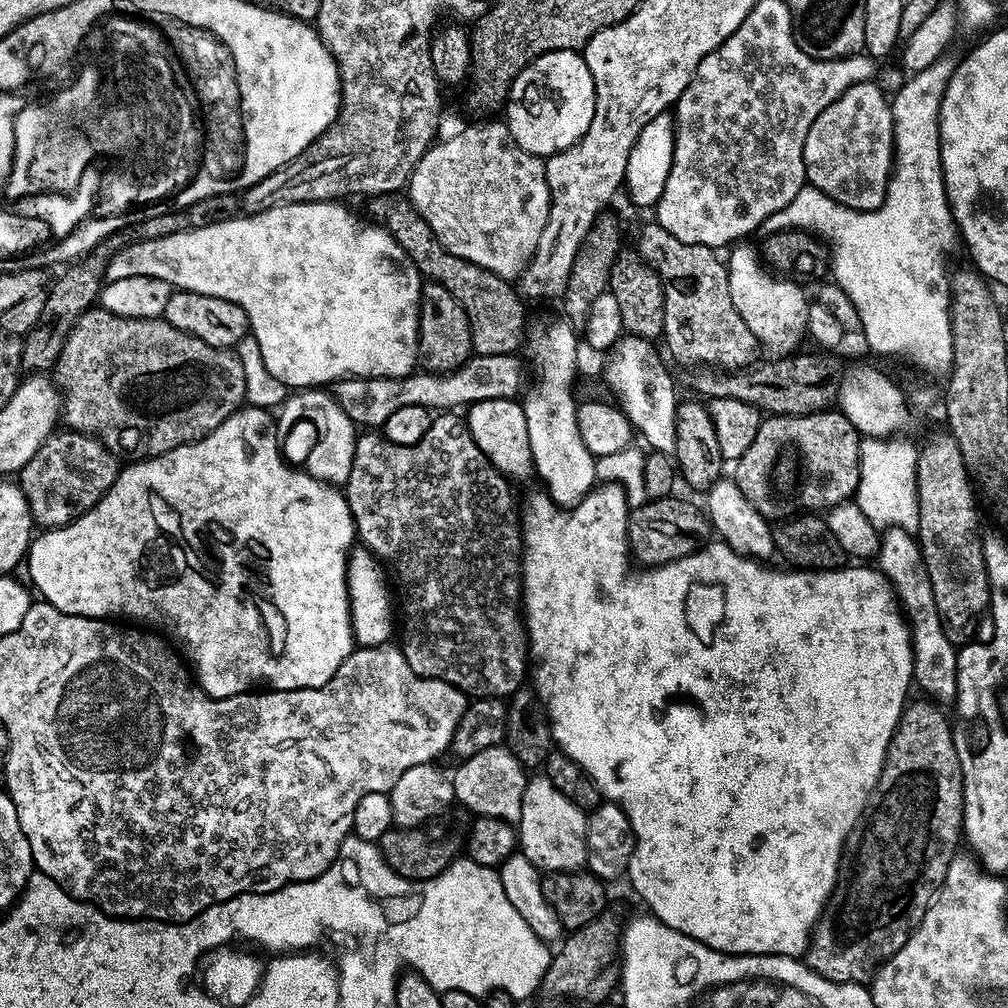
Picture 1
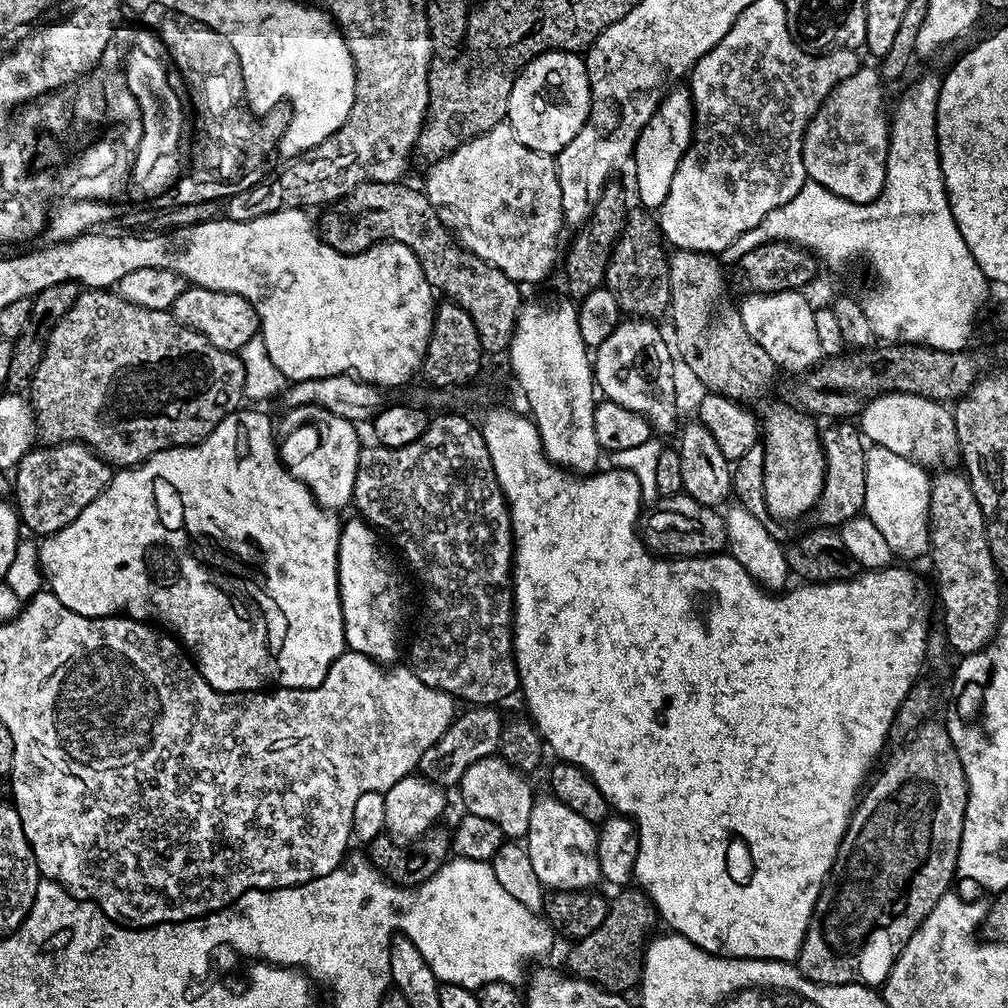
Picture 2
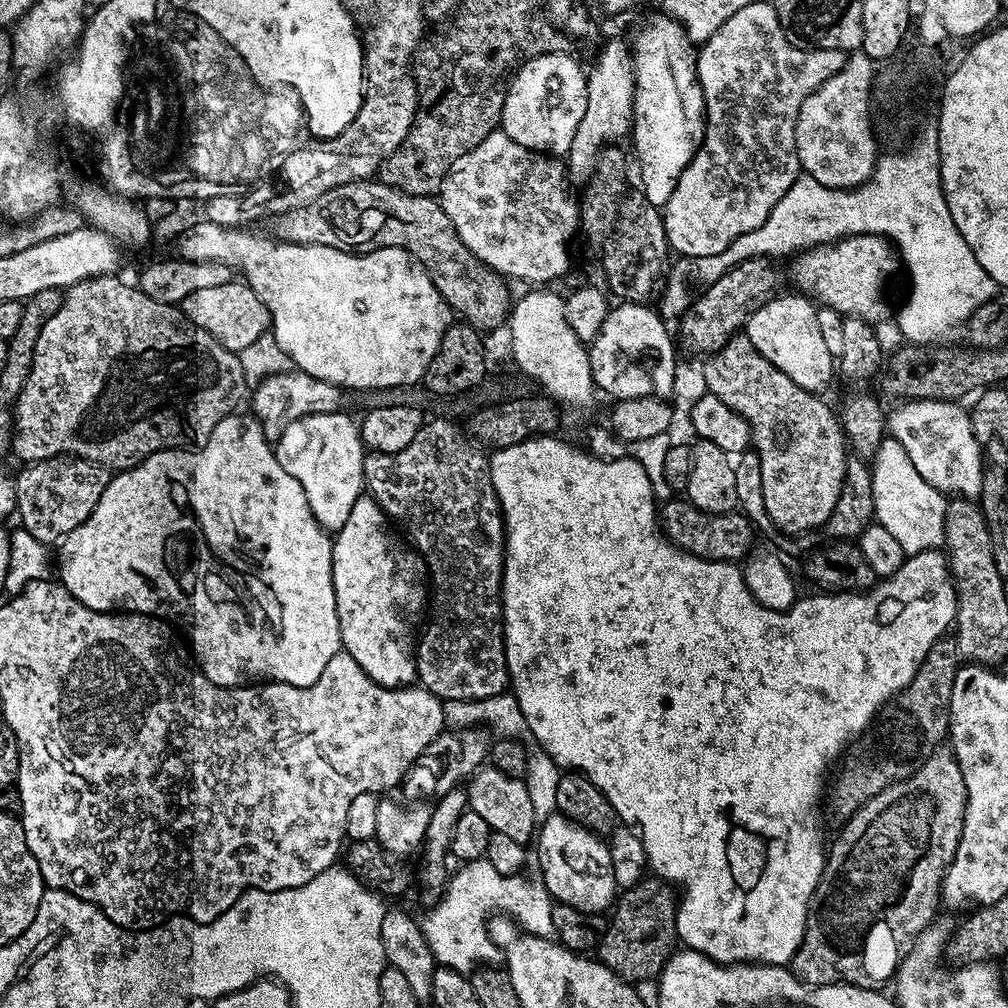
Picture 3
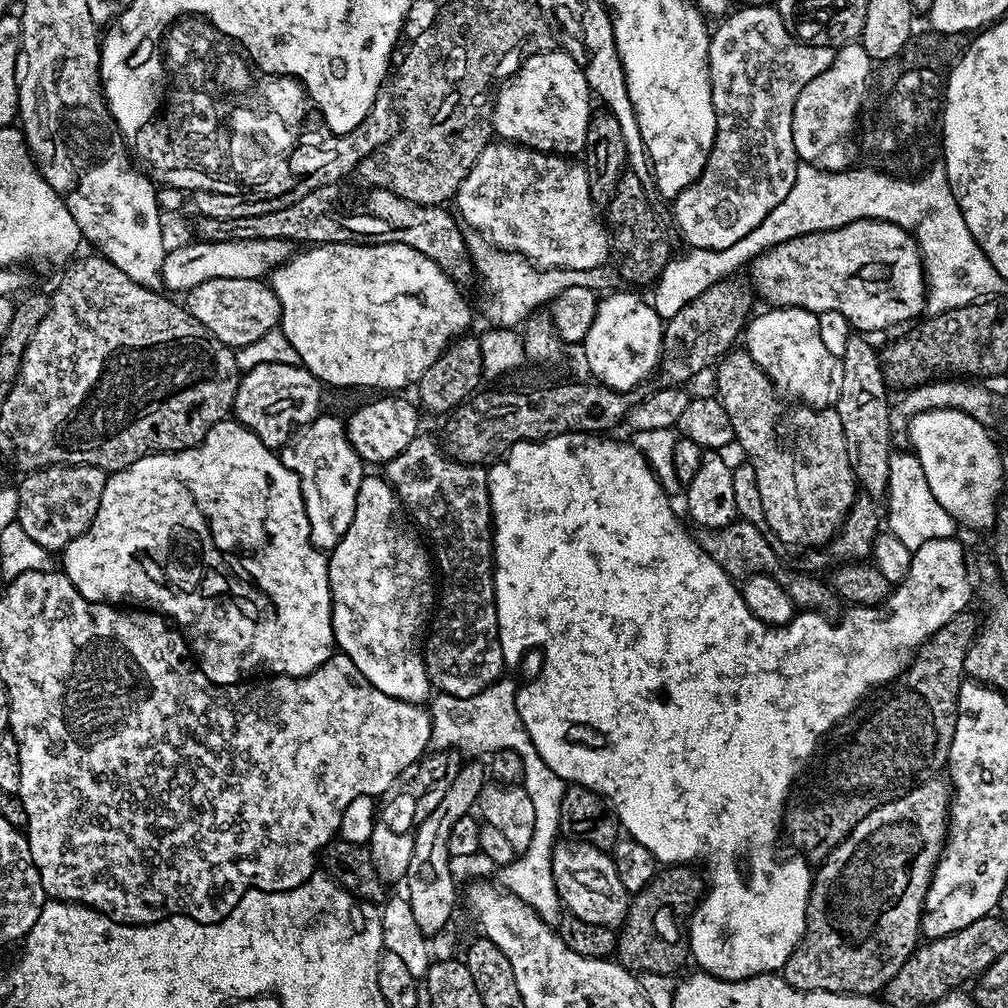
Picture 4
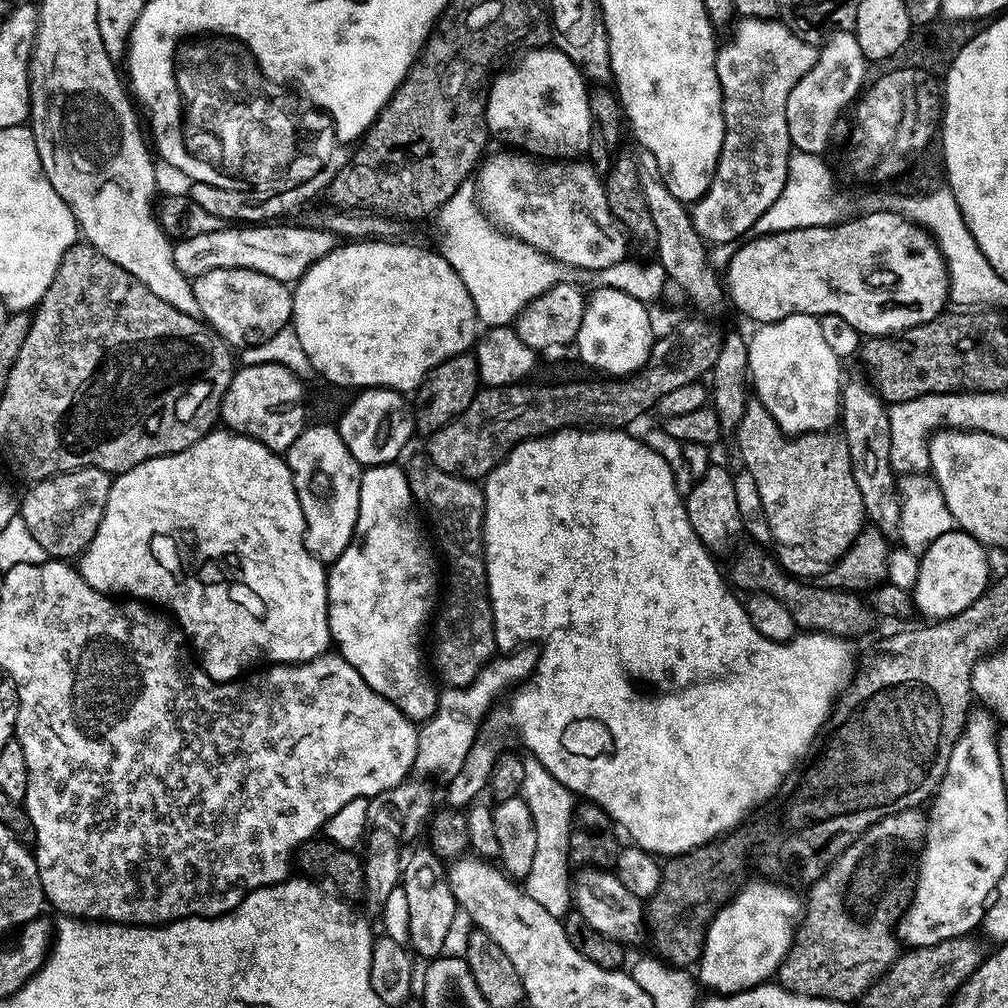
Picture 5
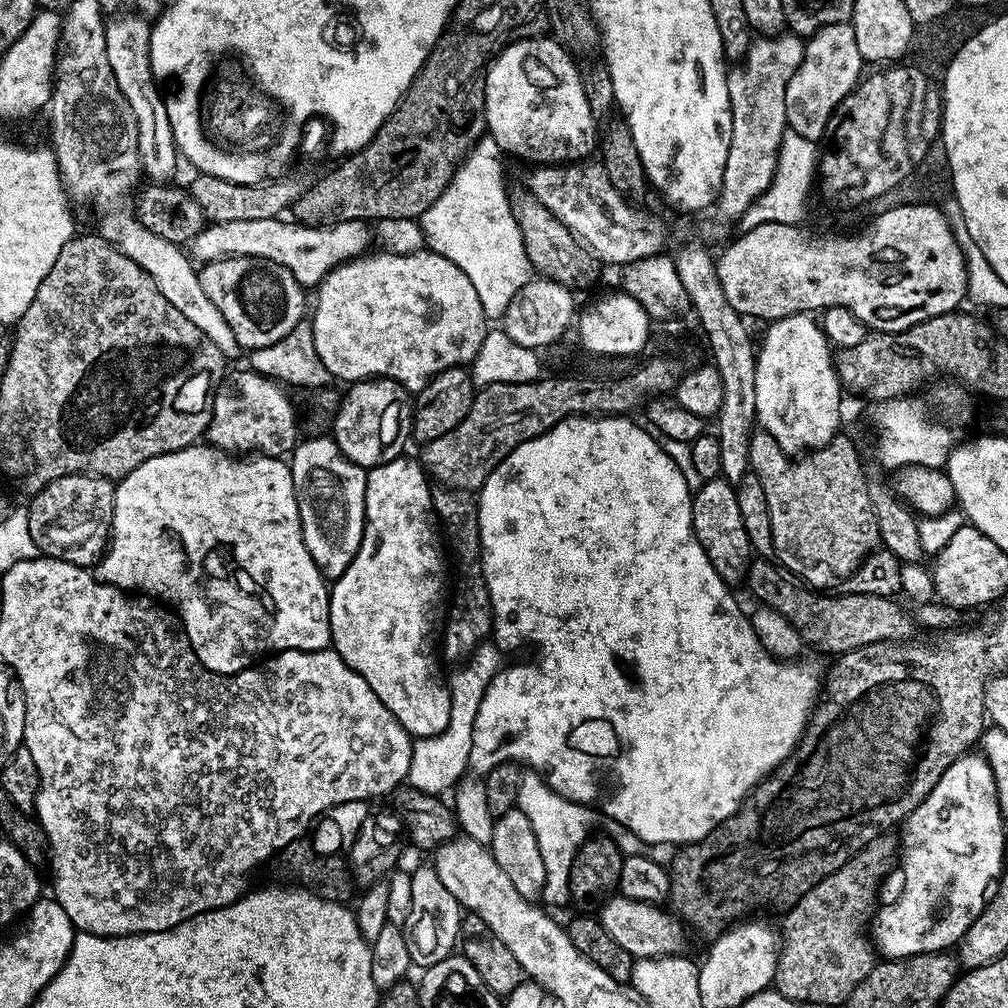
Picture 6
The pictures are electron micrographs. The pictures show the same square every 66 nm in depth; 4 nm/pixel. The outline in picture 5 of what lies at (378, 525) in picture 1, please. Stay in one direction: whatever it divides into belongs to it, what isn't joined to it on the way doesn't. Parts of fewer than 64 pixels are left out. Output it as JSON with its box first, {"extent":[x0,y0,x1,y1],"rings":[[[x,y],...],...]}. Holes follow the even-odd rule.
{"extent":[407,458,498,688],"rings":[[[421,458],[421,460],[416,460],[412,464],[412,468],[407,469],[408,481],[412,487],[412,495],[417,503],[417,505],[423,506],[424,504],[428,507],[428,516],[432,519],[432,528],[436,531],[436,536],[440,539],[440,548],[444,551],[444,556],[448,559],[448,564],[452,569],[449,570],[448,576],[452,581],[448,584],[448,593],[443,593],[442,603],[438,608],[438,615],[434,620],[434,628],[436,624],[436,641],[433,642],[432,648],[430,644],[430,656],[436,659],[436,668],[435,671],[438,673],[440,671],[439,679],[443,681],[445,685],[454,687],[454,688],[464,688],[470,682],[474,682],[474,678],[481,670],[484,669],[486,665],[493,660],[497,655],[498,649],[496,646],[496,635],[494,634],[494,618],[492,617],[492,599],[488,593],[488,579],[486,578],[486,562],[484,561],[484,490],[483,487],[477,481],[467,480],[465,476],[455,476],[454,474],[446,474],[441,470],[437,464],[432,463],[431,460],[427,458]]]}

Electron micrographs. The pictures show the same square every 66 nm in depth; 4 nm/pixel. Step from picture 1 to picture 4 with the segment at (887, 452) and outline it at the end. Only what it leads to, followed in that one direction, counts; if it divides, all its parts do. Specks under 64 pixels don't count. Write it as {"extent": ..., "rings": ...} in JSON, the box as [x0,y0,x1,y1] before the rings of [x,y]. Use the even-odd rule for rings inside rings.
{"extent":[886,450,956,553],"rings":[[[905,450],[893,451],[890,458],[890,478],[888,479],[888,512],[886,508],[886,524],[888,530],[905,543],[912,553],[921,548],[922,544],[934,538],[953,537],[956,521],[930,491],[926,474],[922,471],[915,453]]]}

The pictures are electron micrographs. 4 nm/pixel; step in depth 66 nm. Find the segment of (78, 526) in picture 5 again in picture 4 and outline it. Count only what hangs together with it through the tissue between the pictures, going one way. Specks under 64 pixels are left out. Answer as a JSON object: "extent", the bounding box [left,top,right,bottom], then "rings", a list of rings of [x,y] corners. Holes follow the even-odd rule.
{"extent":[16,464,109,554],"rings":[[[55,464],[27,473],[18,484],[16,523],[38,542],[38,546],[53,554],[59,553],[94,522],[108,478],[109,473],[85,464]]]}

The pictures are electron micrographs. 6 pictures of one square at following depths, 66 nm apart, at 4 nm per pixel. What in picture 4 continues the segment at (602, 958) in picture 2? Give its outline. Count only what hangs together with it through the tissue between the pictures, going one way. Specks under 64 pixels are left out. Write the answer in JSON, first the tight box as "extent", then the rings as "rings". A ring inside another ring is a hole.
{"extent":[614,864,706,976],"rings":[[[686,864],[661,867],[656,877],[629,899],[628,913],[618,929],[614,953],[623,968],[633,974],[653,972],[672,976],[684,963],[689,963],[686,917],[706,891],[705,877],[694,869]]]}

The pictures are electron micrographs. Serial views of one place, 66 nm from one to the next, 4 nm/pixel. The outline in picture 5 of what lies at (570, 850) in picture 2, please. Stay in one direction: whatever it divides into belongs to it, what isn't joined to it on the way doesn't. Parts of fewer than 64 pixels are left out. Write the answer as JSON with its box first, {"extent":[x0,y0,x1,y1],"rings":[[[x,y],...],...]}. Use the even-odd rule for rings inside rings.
{"extent":[572,866,646,946],"rings":[[[584,866],[574,876],[572,898],[575,911],[580,913],[598,934],[606,934],[606,938],[614,938],[620,944],[631,946],[646,936],[646,904],[641,897],[630,894],[622,882],[618,882],[615,871],[603,868]]]}

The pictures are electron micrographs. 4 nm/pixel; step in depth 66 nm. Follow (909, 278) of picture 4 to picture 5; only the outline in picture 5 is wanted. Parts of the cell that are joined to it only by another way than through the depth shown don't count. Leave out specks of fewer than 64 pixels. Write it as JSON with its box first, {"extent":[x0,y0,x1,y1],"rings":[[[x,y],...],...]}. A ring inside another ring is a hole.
{"extent":[724,208,950,338],"rings":[[[884,208],[853,218],[838,224],[755,236],[747,239],[746,244],[741,243],[724,268],[724,284],[730,302],[732,300],[738,311],[759,325],[781,321],[791,314],[817,318],[826,313],[838,314],[866,338],[911,331],[914,326],[932,321],[945,311],[950,300],[948,268],[931,233],[900,213]]]}

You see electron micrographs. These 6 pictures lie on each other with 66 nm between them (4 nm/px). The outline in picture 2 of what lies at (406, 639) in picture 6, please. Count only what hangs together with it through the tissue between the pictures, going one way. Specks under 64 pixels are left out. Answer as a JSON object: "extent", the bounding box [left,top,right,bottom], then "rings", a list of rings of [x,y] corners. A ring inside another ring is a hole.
{"extent":[338,519,404,666],"rings":[[[355,519],[343,521],[338,542],[338,586],[344,619],[344,643],[351,651],[366,654],[381,666],[392,666],[397,663],[396,655],[400,652],[400,632],[396,629],[396,619],[404,608],[404,580],[395,562],[384,553],[380,545],[381,533],[367,520]]]}

